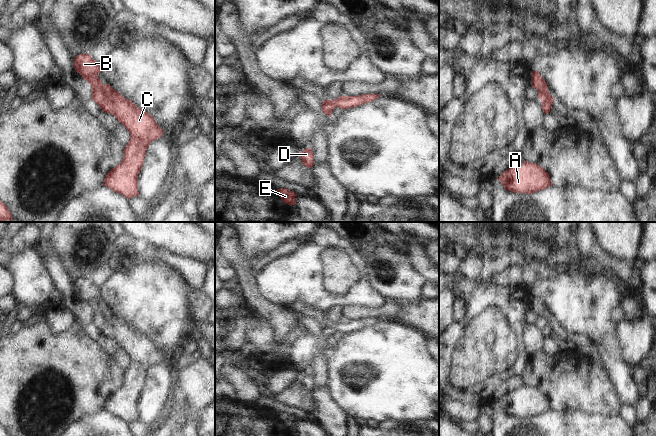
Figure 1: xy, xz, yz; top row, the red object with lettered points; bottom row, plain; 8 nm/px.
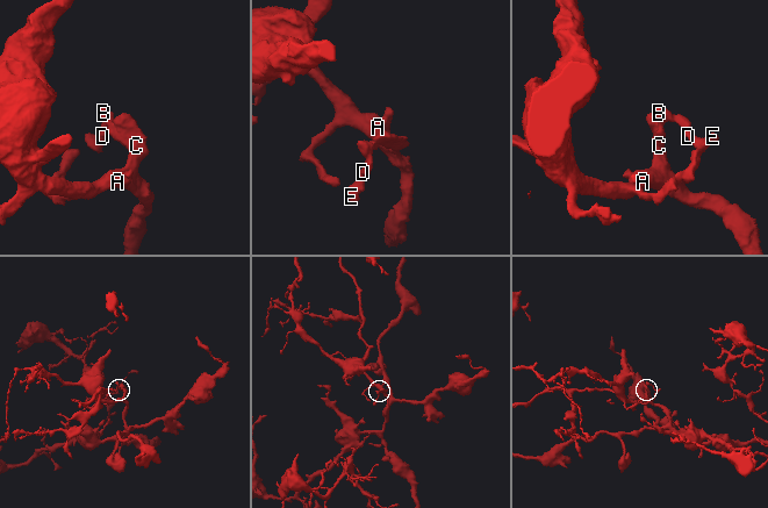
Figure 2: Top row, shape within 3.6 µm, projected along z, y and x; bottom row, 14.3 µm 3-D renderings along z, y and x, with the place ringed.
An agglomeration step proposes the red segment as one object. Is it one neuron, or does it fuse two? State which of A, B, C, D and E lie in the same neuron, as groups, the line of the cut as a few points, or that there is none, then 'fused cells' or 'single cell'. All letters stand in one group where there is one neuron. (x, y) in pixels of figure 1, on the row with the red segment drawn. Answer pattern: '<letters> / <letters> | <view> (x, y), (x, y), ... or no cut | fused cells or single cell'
A B C D E | no cut | single cell

